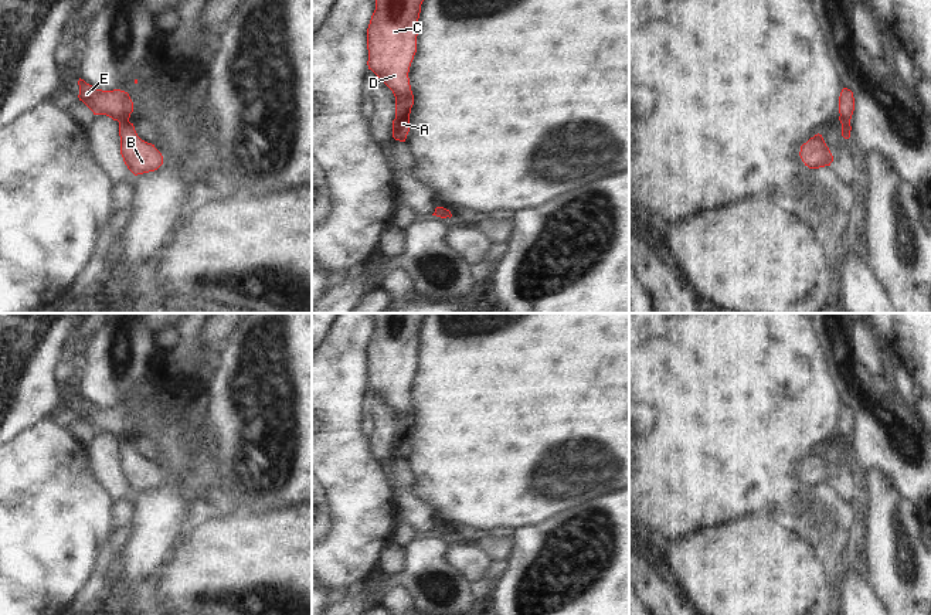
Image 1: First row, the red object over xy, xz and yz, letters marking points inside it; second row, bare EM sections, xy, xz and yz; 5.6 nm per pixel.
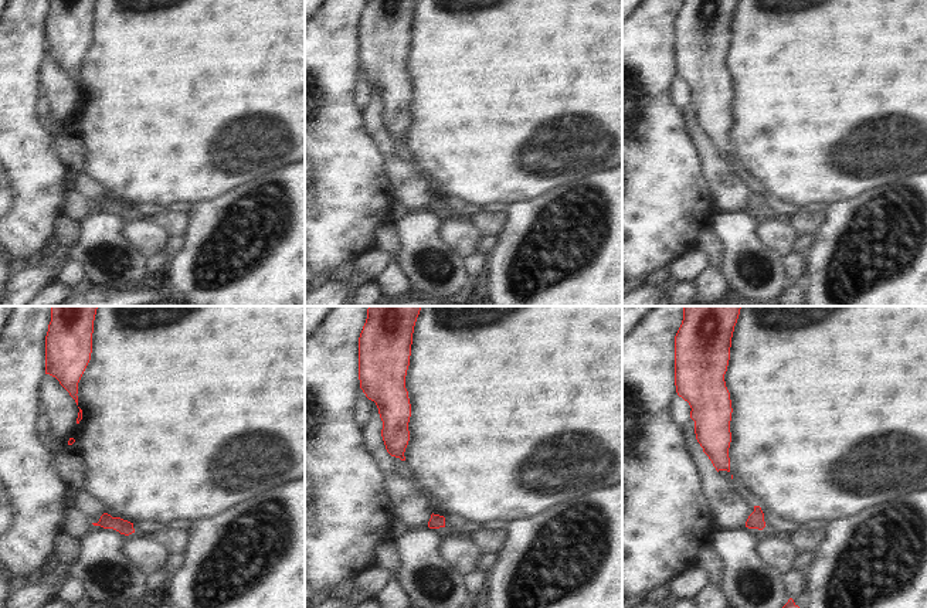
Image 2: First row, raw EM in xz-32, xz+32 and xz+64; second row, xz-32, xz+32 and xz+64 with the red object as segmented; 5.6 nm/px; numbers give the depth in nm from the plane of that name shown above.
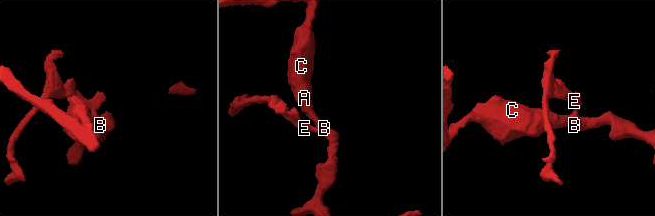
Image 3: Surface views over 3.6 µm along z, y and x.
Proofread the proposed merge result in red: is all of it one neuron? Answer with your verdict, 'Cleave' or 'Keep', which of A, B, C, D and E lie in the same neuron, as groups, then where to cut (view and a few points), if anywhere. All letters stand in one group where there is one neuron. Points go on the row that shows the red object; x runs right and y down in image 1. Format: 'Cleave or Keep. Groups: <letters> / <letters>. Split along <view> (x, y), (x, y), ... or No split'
Cleave. Groups: A B C D / E. Split along xy (128, 119), (118, 121)

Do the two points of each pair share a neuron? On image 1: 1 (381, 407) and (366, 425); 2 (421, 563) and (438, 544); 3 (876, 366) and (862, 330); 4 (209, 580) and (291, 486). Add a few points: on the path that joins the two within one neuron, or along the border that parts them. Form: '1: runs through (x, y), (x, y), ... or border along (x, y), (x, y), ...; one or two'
1: border along (363, 408), (371, 418), (369, 439); two
2: runs through (424, 559), (434, 549); one
3: runs through (872, 357), (866, 350), (865, 339); one
4: border along (296, 503), (238, 515); two

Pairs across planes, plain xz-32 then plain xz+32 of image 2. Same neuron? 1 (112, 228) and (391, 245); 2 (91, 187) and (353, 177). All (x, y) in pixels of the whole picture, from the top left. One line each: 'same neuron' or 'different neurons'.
1: different neurons
2: different neurons

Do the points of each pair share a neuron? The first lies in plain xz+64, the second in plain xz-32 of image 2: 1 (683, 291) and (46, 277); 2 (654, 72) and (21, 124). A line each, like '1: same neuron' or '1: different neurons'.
1: different neurons
2: same neuron

